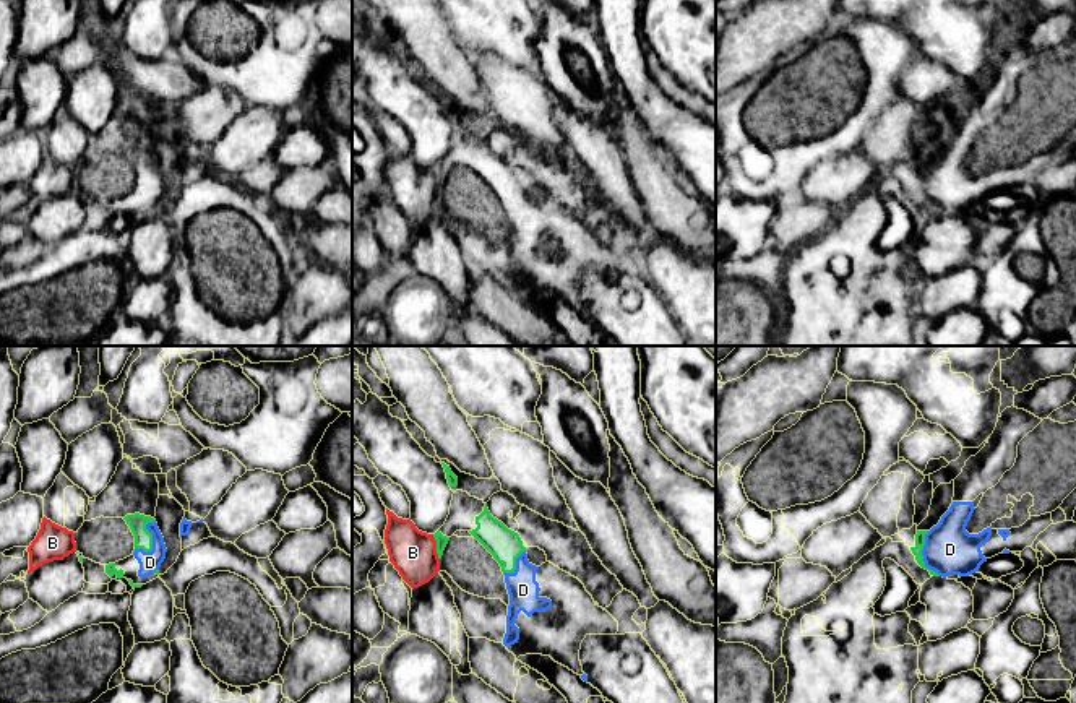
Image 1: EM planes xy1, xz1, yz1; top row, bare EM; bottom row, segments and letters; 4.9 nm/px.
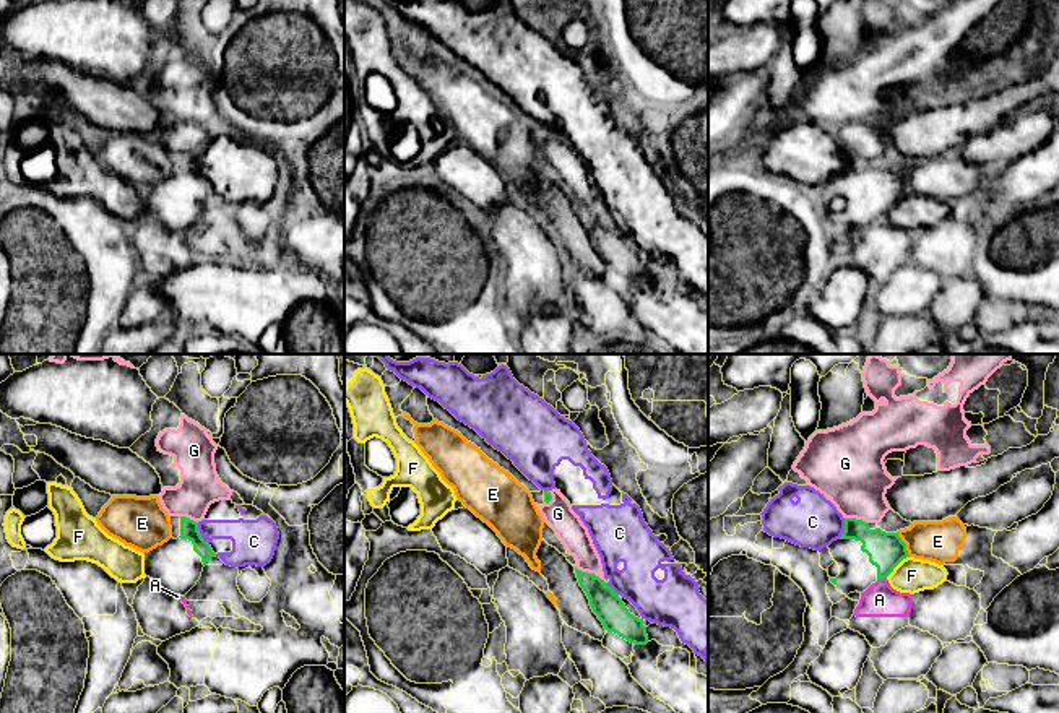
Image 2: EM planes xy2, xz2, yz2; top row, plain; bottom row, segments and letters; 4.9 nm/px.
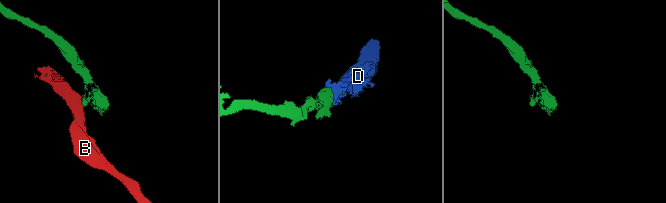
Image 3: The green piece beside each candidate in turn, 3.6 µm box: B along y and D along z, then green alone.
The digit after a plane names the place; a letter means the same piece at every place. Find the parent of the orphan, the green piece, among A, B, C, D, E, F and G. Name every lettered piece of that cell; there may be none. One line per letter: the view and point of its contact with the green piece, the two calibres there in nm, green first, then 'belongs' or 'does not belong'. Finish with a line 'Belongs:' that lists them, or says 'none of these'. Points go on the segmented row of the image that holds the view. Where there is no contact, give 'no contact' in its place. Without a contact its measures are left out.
A: yz2 (881, 579) | 180/170 nm | does not belong
B: xz1 (437, 547) | 60/220 nm | does not belong
C: xy2 (200, 535) | 100/190 nm | does not belong
D: xy1 (151, 543) | 100/100 nm | belongs
E: yz2 (905, 544) | 180/200 nm | does not belong
F: yz2 (897, 564) | 180/180 nm | does not belong
G: xz2 (590, 574) | 150/140 nm | does not belong
Belongs: D

